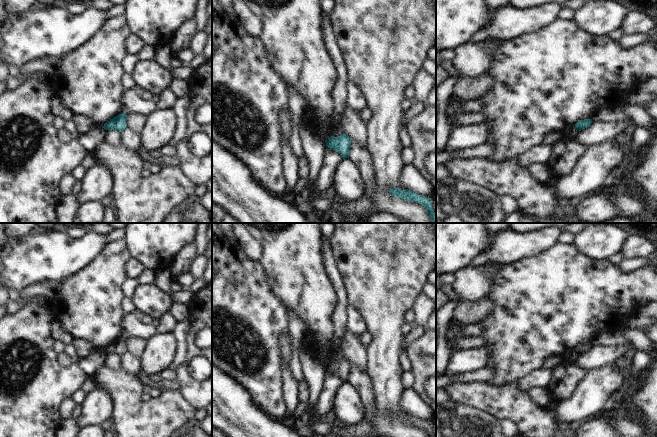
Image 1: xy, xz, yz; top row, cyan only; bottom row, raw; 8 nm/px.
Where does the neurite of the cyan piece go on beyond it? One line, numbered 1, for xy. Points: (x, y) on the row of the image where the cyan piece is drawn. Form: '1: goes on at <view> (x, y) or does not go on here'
1: does not go on here

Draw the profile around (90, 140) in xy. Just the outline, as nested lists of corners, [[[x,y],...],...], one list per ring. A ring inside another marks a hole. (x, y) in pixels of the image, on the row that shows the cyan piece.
[[[95,127],[87,133],[80,134],[77,139],[91,153],[104,140],[105,134],[106,129],[103,127]]]

